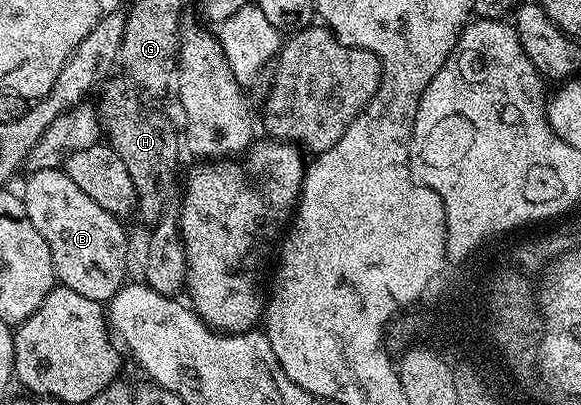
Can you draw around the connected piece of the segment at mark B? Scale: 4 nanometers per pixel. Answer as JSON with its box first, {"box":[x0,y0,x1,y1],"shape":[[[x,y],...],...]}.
{"box":[21,168,128,303],"shape":[[[62,168],[37,170],[32,172],[21,188],[23,206],[33,219],[33,227],[41,231],[41,239],[49,243],[49,251],[53,255],[55,275],[58,284],[69,287],[69,291],[77,291],[77,295],[85,295],[85,299],[93,299],[100,303],[109,303],[113,295],[128,280],[127,277],[127,233],[123,230],[124,222],[114,217],[105,207],[100,207]]]}

